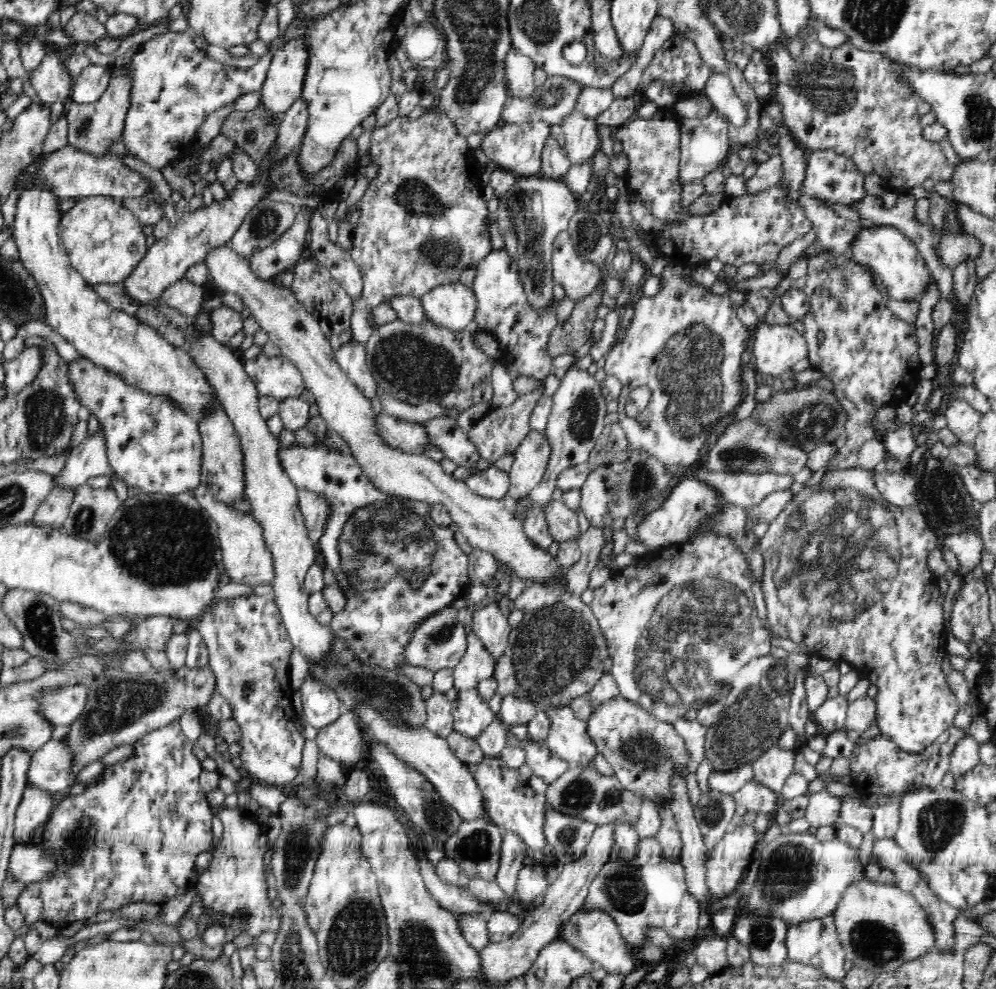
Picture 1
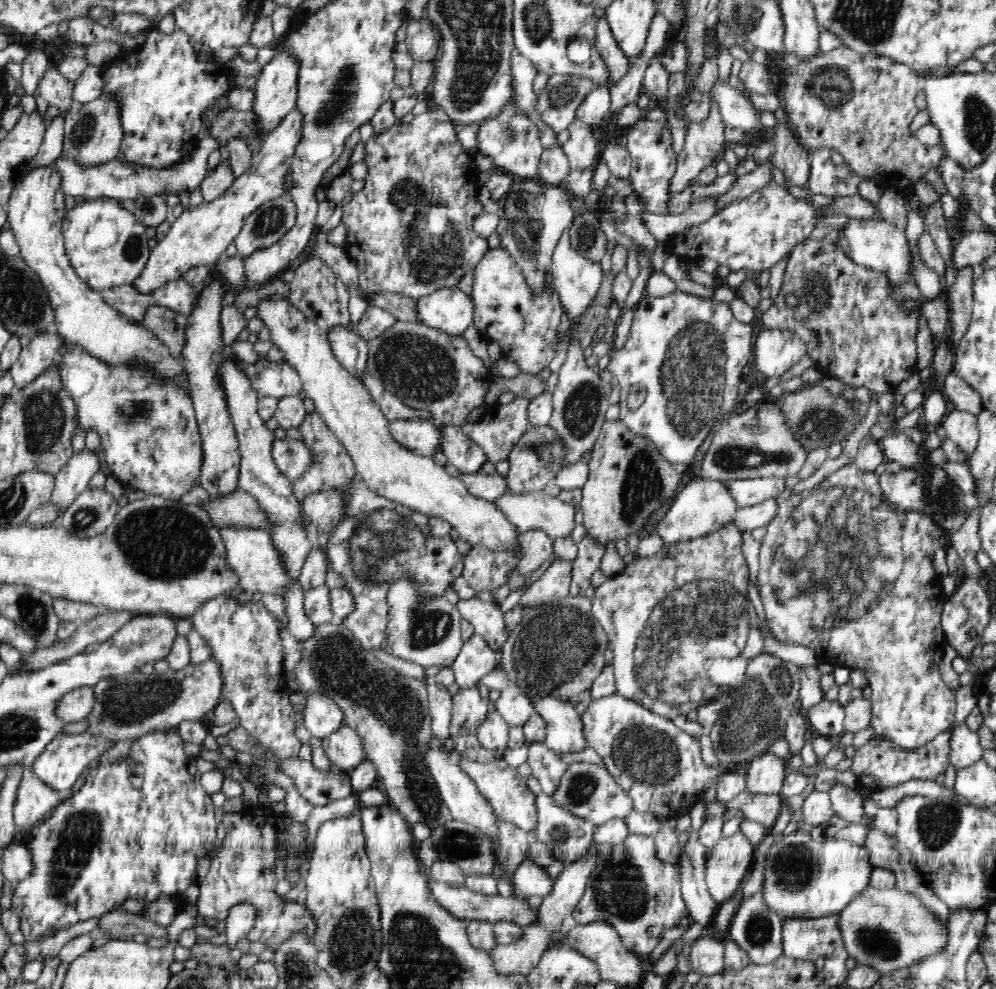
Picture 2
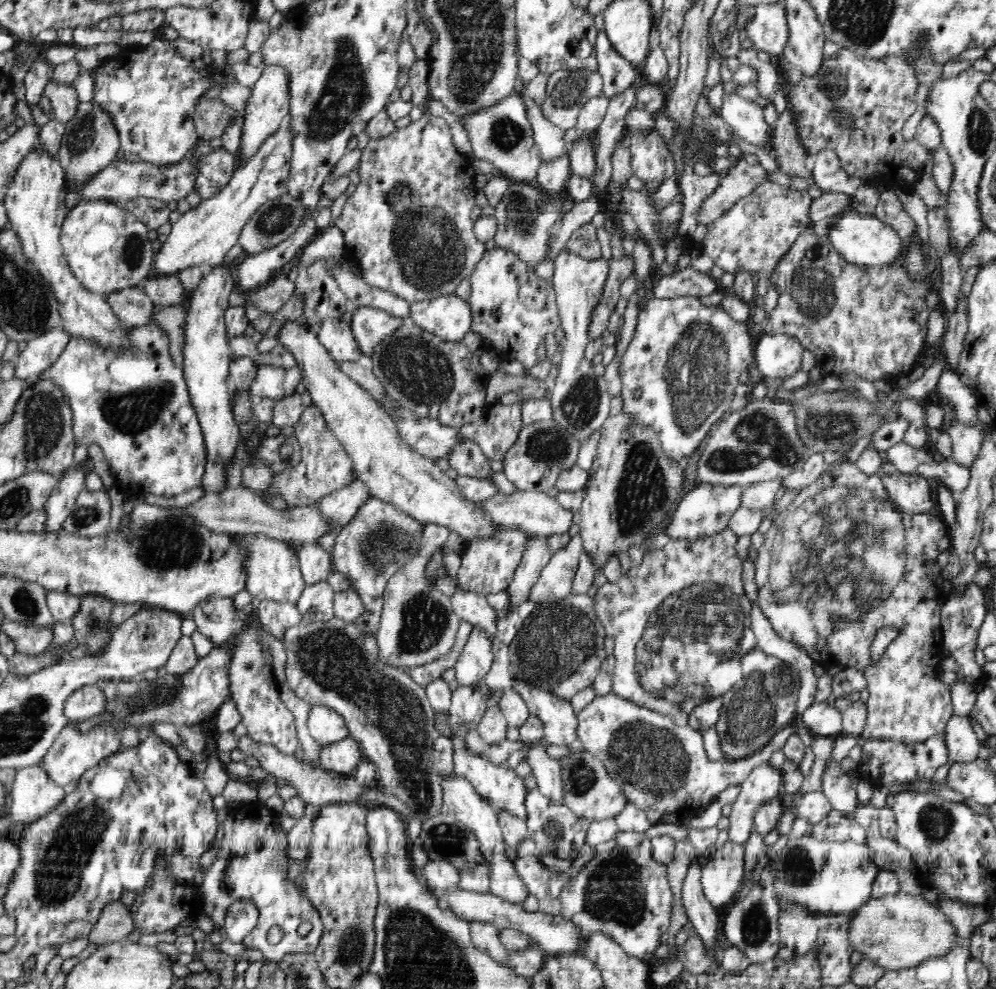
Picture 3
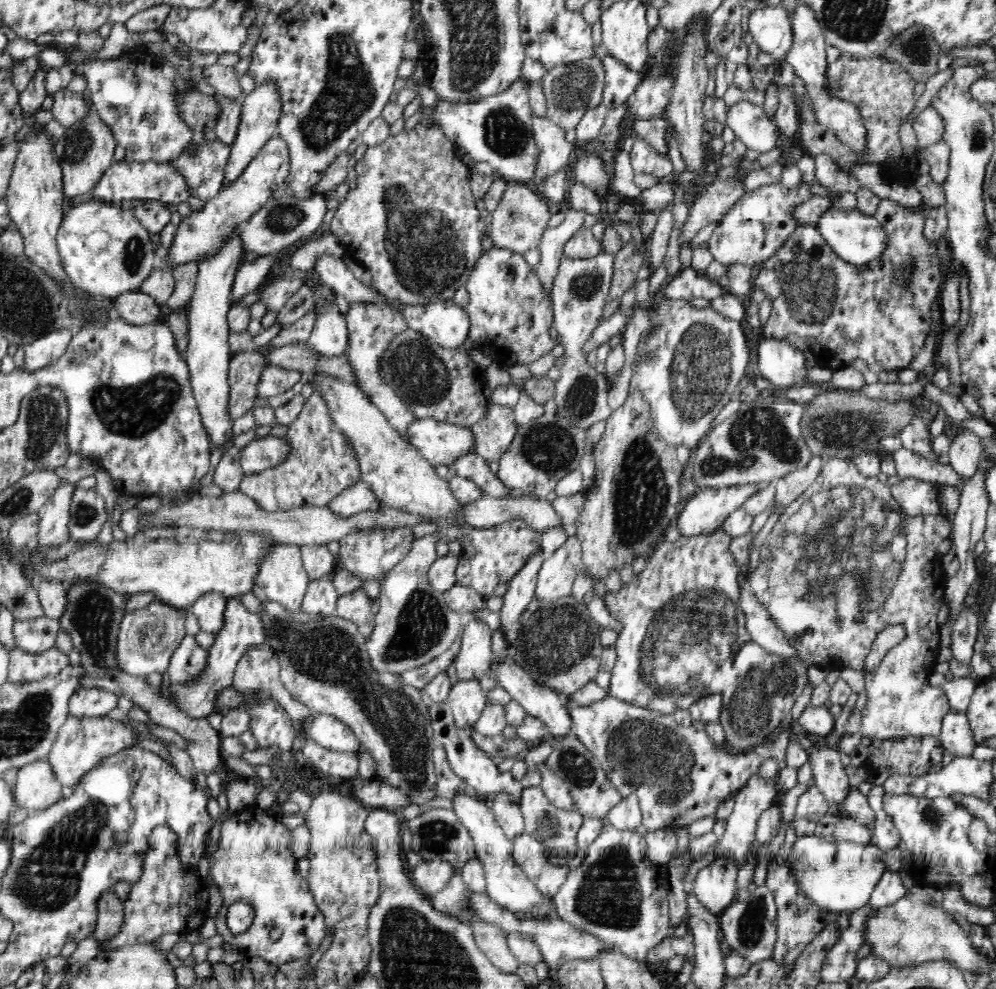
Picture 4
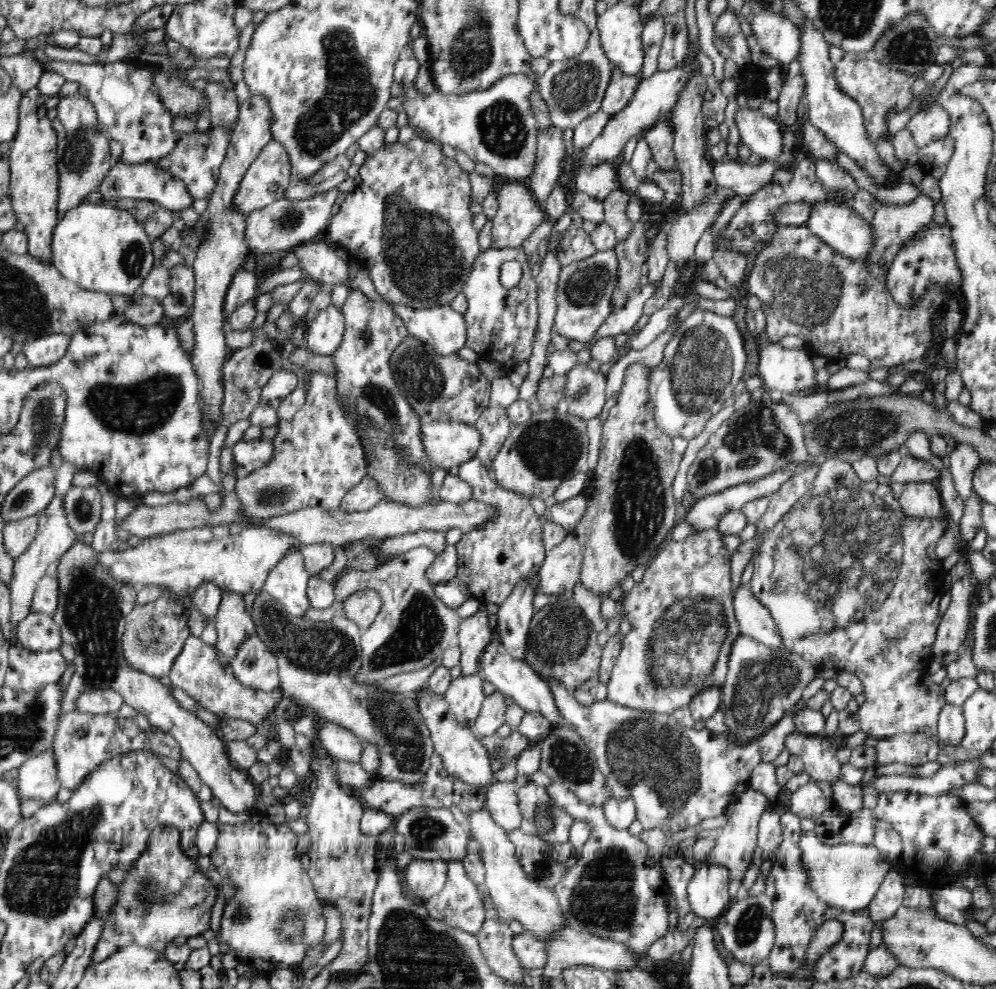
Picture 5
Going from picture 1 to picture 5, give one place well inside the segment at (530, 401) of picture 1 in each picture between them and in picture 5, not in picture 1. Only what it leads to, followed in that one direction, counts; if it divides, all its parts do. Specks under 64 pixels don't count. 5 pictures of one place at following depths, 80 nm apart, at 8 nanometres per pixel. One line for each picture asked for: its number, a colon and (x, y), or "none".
2: (497, 432)
3: (496, 431)
4: (493, 433)
5: (494, 426)

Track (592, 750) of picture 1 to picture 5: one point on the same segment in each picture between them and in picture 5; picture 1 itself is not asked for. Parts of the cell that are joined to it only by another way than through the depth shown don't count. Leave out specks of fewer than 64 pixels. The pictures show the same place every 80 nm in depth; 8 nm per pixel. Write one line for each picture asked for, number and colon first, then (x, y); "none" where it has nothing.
2: (564, 728)
3: (560, 722)
4: (537, 700)
5: (515, 678)

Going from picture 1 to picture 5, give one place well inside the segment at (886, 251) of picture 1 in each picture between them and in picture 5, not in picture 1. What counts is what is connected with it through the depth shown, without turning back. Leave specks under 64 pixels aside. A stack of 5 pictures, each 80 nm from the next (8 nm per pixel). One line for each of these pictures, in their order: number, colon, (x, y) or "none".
2: (879, 245)
3: (865, 241)
4: (856, 238)
5: (840, 226)

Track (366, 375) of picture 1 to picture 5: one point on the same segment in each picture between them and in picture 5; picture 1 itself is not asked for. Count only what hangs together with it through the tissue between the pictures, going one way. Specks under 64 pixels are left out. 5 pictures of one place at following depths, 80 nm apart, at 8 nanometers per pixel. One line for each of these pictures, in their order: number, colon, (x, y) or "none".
2: (350, 349)
3: (336, 335)
4: (329, 337)
5: (326, 332)

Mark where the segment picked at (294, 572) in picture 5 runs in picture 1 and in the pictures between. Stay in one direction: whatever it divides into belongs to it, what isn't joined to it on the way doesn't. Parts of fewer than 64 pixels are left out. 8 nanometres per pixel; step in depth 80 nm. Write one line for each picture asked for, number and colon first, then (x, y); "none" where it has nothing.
1: (247, 559)
2: (259, 567)
3: (272, 569)
4: (281, 578)

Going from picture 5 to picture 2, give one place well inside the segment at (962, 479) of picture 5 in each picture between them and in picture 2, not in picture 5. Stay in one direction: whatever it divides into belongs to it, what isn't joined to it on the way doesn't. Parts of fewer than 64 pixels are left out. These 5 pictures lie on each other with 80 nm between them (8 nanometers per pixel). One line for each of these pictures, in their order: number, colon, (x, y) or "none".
2: (961, 427)
3: (966, 440)
4: (965, 452)

